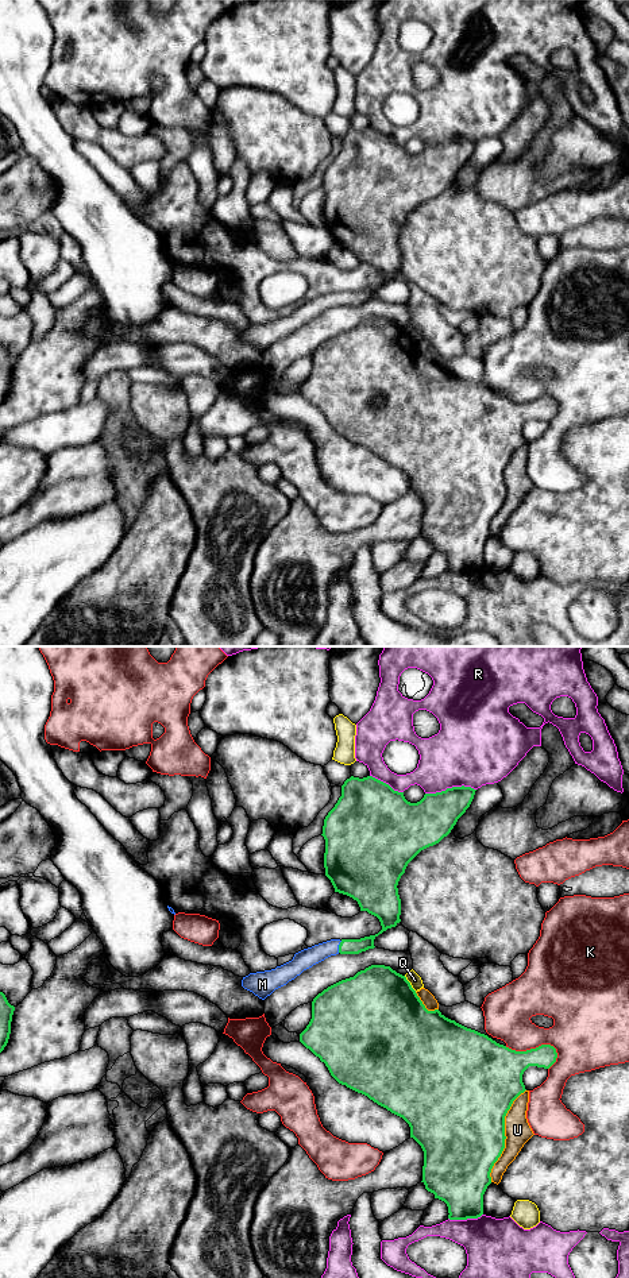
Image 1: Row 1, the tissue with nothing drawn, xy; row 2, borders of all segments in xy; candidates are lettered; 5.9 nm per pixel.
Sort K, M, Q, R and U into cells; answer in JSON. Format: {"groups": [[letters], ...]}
{"groups": [["K"], ["M"], ["Q"], ["R"], ["U"]]}

